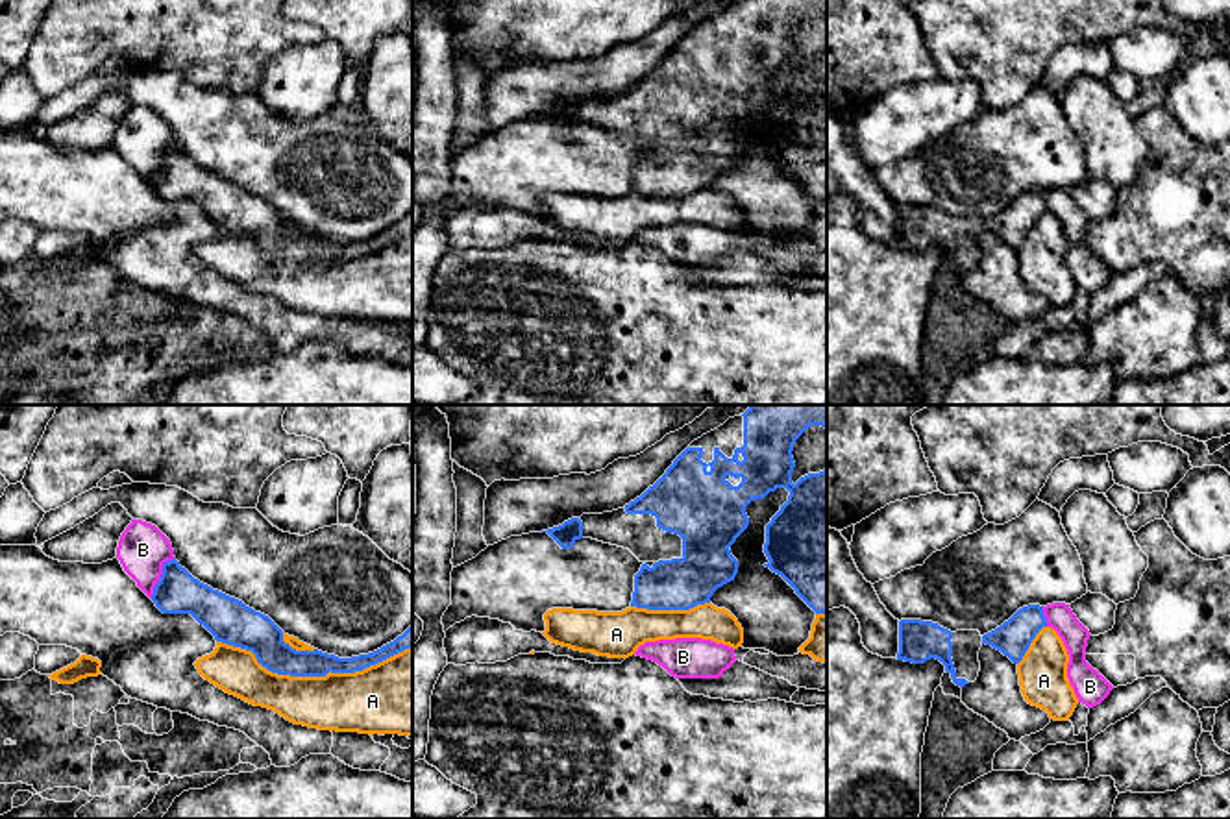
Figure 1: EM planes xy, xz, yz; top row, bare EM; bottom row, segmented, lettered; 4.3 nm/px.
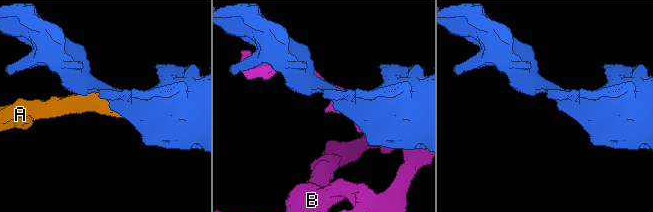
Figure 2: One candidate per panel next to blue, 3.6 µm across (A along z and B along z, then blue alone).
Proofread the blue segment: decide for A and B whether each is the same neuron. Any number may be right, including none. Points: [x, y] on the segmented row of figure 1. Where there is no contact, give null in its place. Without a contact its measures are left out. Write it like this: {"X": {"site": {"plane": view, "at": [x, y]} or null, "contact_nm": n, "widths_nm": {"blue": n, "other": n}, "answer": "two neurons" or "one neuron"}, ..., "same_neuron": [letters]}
{"A": {"site": {"plane": "xy", "at": [313, 675]}, "contact_nm": 850, "widths_nm": {"blue": 150, "other": 260}, "answer": "two neurons"}, "B": {"site": {"plane": "xy", "at": [161, 575]}, "contact_nm": 220, "widths_nm": {"blue": 190, "other": 220}, "answer": "two neurons"}, "same_neuron": []}

